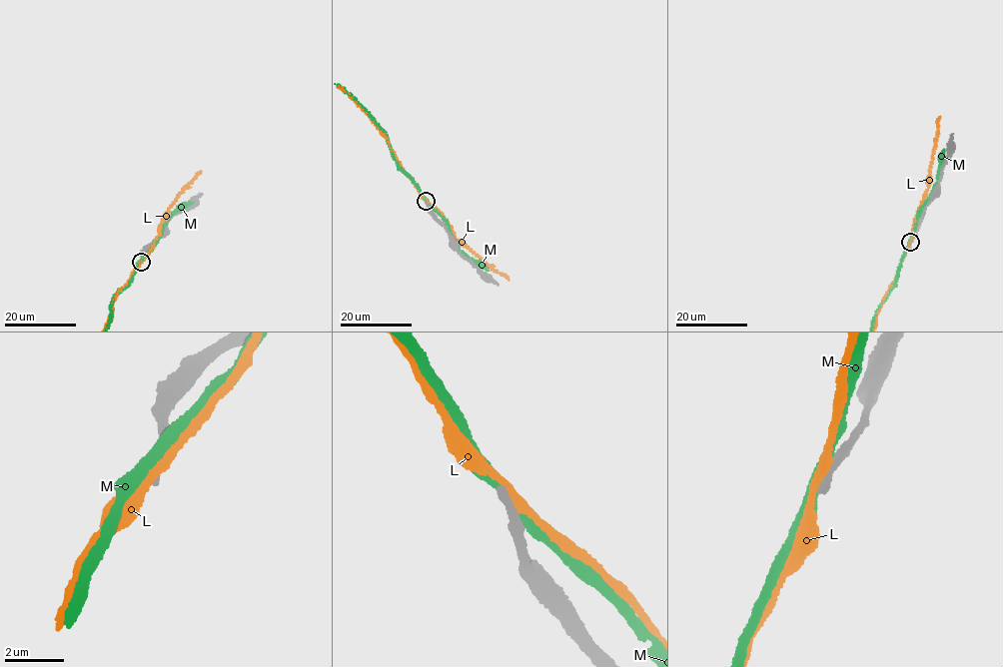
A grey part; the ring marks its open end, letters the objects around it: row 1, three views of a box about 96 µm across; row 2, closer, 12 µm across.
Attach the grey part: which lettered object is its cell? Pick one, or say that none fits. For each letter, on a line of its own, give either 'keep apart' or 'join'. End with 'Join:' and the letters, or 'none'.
L: keep apart
M: keep apart
Join: none

